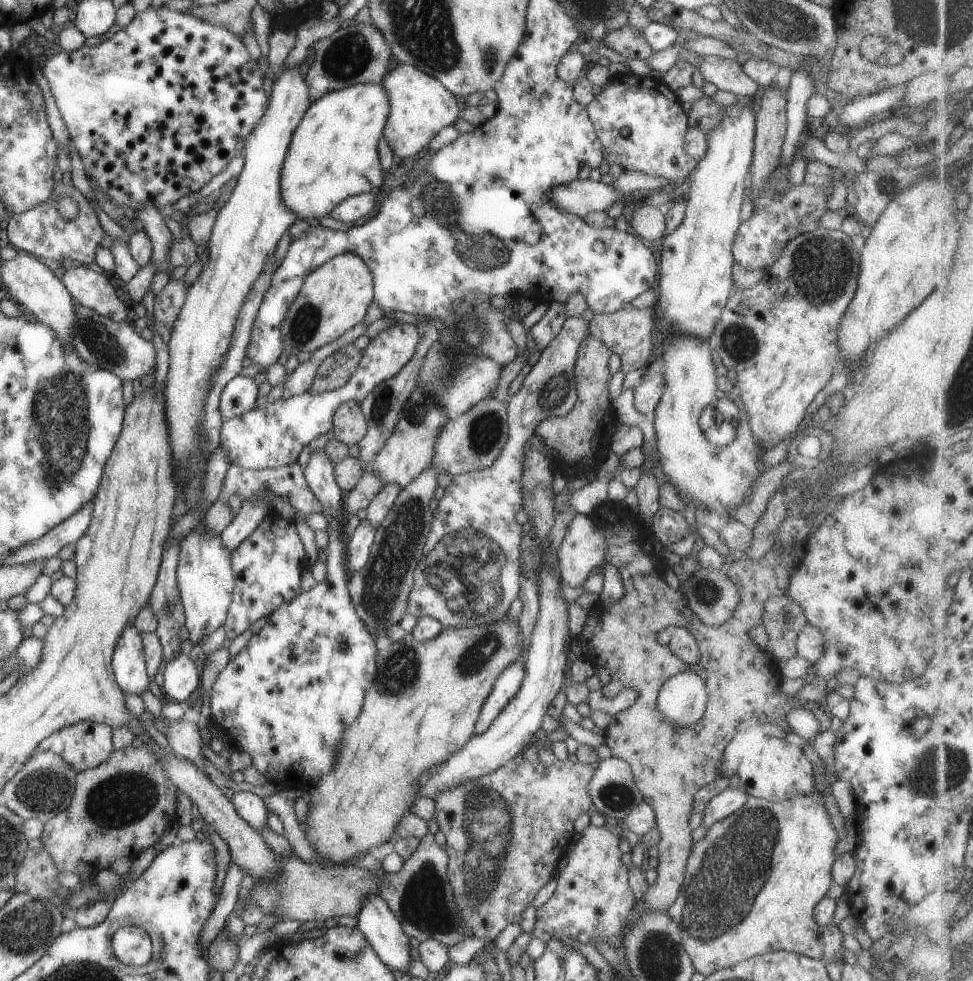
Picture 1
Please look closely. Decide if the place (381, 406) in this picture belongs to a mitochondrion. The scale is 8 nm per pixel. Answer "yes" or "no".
yes

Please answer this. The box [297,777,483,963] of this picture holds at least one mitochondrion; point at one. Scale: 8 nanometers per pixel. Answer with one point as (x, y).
(425, 904)

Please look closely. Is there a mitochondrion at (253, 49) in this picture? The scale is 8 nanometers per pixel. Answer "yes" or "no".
no

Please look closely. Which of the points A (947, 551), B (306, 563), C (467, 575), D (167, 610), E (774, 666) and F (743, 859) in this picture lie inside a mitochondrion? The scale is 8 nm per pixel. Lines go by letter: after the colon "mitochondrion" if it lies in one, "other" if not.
A: other
B: other
C: mitochondrion
D: mitochondrion
E: other
F: mitochondrion

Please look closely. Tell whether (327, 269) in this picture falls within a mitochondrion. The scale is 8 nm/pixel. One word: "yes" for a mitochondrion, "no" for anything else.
no

